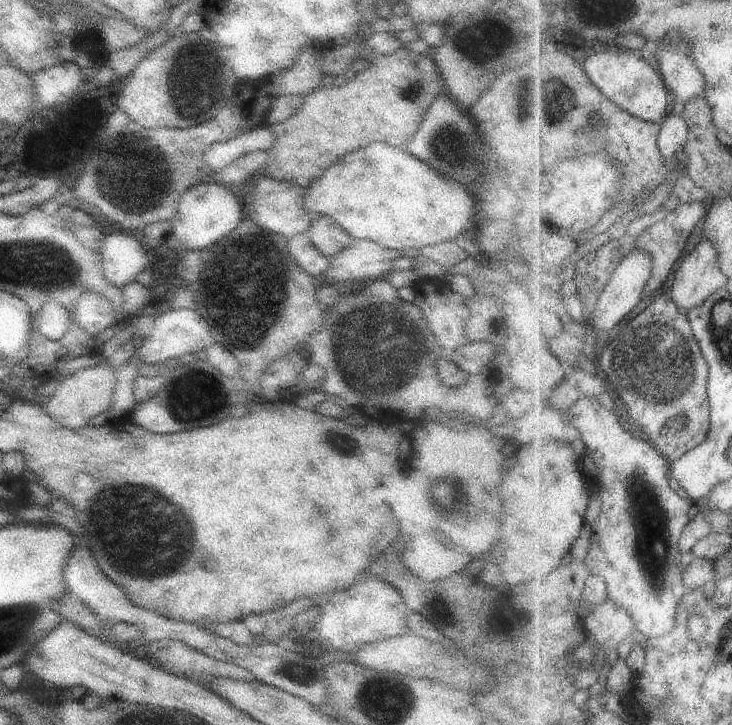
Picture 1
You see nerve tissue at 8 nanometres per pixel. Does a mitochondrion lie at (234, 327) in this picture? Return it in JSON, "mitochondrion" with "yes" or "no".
{"mitochondrion":"yes"}

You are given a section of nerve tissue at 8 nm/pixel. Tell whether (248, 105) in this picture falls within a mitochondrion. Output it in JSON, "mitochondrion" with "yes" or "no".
{"mitochondrion":"no"}

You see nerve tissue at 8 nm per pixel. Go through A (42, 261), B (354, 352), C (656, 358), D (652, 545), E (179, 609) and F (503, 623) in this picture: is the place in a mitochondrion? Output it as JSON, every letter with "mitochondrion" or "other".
{"A":"mitochondrion","B":"mitochondrion","C":"mitochondrion","D":"mitochondrion","E":"other","F":"other"}

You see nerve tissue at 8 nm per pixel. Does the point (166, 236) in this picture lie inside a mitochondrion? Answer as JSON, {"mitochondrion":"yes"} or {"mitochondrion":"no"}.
{"mitochondrion":"no"}

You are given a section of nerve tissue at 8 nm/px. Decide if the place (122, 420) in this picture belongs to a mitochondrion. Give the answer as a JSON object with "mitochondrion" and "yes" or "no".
{"mitochondrion":"no"}

